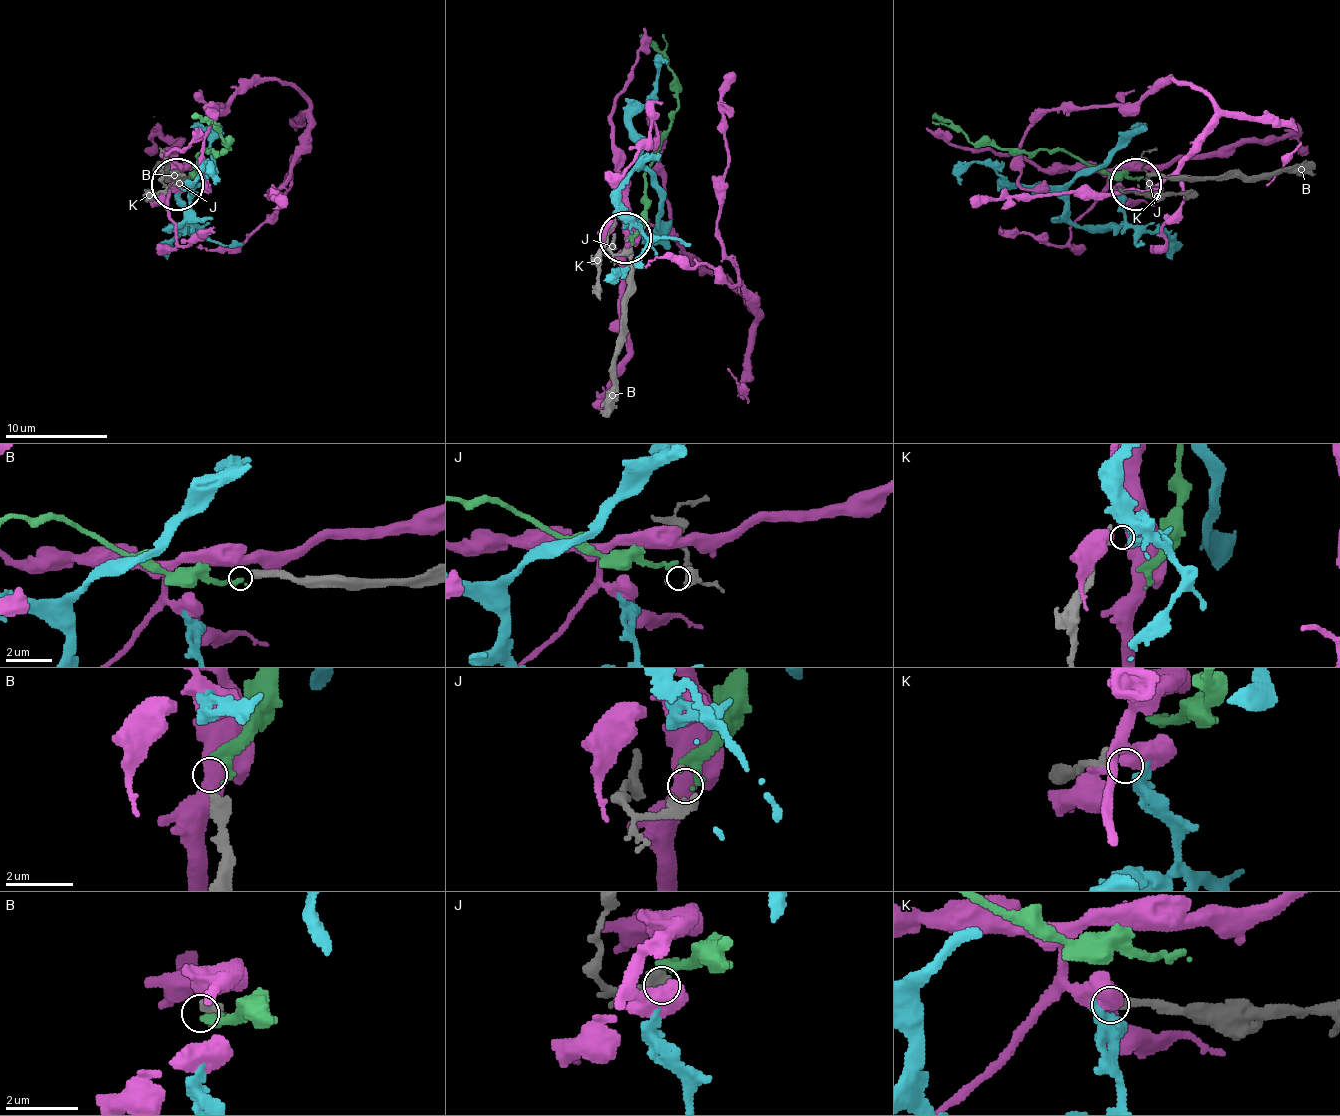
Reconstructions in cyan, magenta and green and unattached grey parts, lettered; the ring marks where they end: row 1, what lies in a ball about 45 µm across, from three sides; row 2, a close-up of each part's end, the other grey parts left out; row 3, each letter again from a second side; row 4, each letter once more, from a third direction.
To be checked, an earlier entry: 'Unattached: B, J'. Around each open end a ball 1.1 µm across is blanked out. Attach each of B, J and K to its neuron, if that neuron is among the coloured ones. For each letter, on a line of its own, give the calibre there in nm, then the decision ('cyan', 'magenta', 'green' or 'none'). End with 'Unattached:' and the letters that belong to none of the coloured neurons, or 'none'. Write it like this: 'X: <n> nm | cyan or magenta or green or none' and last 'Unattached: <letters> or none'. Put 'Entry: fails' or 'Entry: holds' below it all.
B: 360 nm | green
J: 320 nm | none
K: 280 nm | cyan
Unattached: J
Entry: fails

